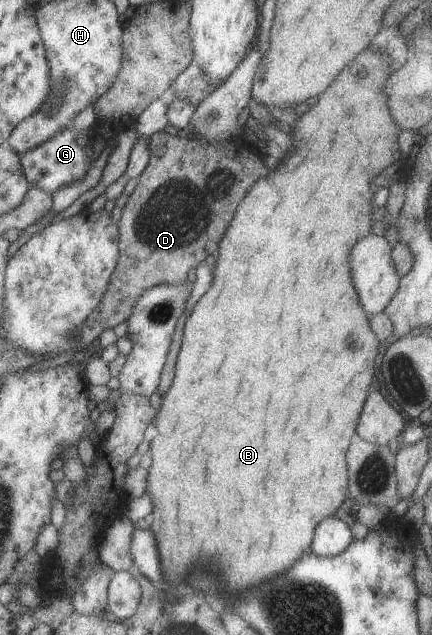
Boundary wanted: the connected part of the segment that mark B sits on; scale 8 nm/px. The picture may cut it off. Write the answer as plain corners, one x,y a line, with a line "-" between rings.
368,47
366,51
362,51
356,59
352,60
352,65
345,67
336,77
335,80
328,86
328,89
320,95
318,103
314,107
310,107
305,113
299,114
299,118
293,123
292,127
286,129
292,129
292,143
294,143
294,149
286,155
286,159
278,165
278,169
270,171
266,177
262,175
262,179
258,179
254,185
251,185
248,188
248,193
245,193
245,196
240,200
238,207
236,208
235,214
233,215
232,221
226,229
223,238
220,240
218,249
216,251
217,261
216,261
216,271
214,271
212,285
210,289
204,293
204,297
198,299
192,311
192,317
188,317
186,323
184,324
182,339
182,349
178,352
177,360
175,363
175,374
172,385
167,391
166,395
163,397
161,408
157,413
154,423
156,423
156,429
160,435
154,437
154,441
150,442
152,445
152,465
150,465
150,475
148,475
148,493
154,497
154,521
152,521
152,531
156,535
156,541
158,541
158,547
160,547
160,563
162,563
162,569
164,569
164,575
168,579
168,583
172,587
180,585
184,581
184,577
194,569
194,565
200,565
200,563
210,563
216,571
218,571
218,579
222,581
224,589
228,593
240,593
264,579
270,579
278,573
282,573
284,569
288,569
294,561
299,560
305,552
311,551
311,543
313,540
313,531
316,529
316,526
327,517
334,515
336,510
340,506
344,506
344,502
347,500
349,495
349,485
348,485
348,470
346,462
344,461
344,453
346,449
350,447
350,444
356,438
357,425
361,416
361,411
363,410
364,402
369,396
369,393
372,391
372,383
376,383
374,377
374,369
376,369
376,355
378,355
378,347
380,345
380,340
376,337
376,334
372,331
369,315
365,312
365,309
360,305
359,295
357,289
354,289
354,283
352,283
352,275
350,275
350,265
348,265
348,255
352,251
352,245
370,235
372,227
372,197
374,197
374,177
386,169
388,165
395,166
396,161
403,159
400,155
400,151
394,151
390,147
398,147
399,143
397,141
398,134
402,131
399,128
399,125
394,121
394,118
391,116
391,111
389,108
389,101
387,100
387,93
385,92
385,83
386,80
390,77
392,71
389,66
389,61
387,60
387,55
379,52
378,50
373,50

